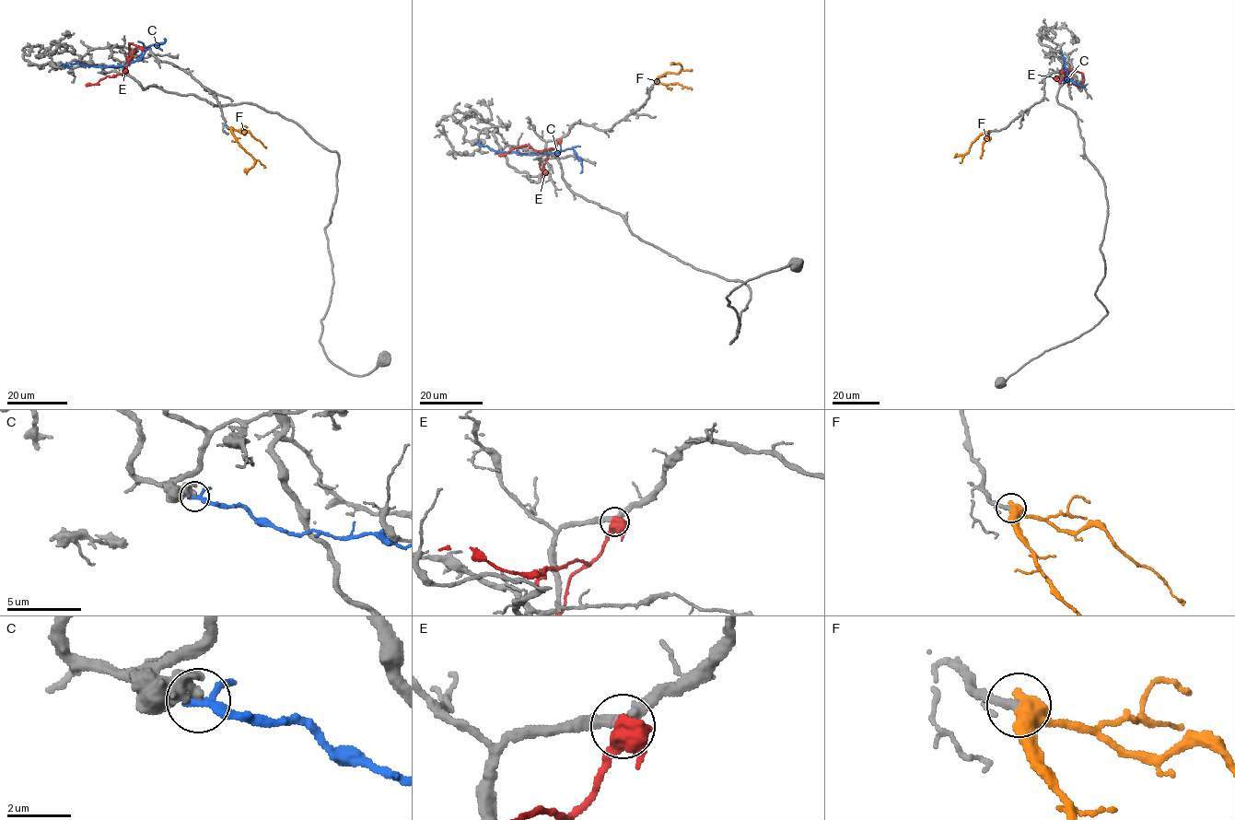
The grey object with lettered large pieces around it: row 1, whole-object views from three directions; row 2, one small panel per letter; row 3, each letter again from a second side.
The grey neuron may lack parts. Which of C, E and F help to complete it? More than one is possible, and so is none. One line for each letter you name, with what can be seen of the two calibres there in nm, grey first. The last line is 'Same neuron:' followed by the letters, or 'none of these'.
F: 240/480 nm
Same neuron: F

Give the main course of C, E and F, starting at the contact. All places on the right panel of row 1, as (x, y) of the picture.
C: (1061, 52), (1065, 63), (1065, 81), (1067, 76), (1076, 84), (1085, 86)
E: (1061, 71), (1067, 72), (1058, 82), (1054, 77), (1059, 76)
F: (986, 132), (977, 136), (963, 155), (954, 158)

